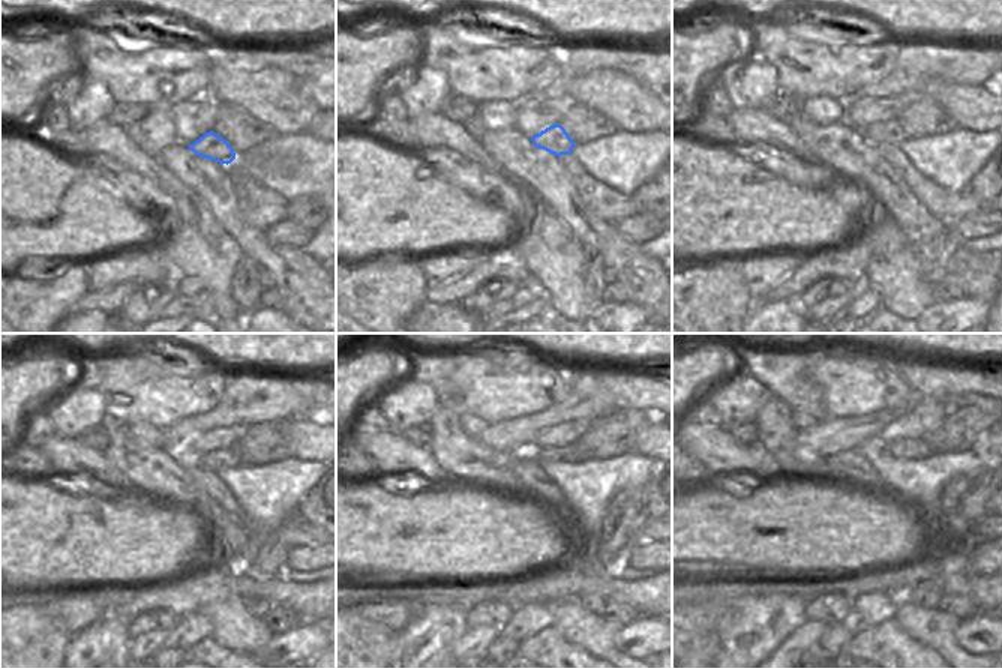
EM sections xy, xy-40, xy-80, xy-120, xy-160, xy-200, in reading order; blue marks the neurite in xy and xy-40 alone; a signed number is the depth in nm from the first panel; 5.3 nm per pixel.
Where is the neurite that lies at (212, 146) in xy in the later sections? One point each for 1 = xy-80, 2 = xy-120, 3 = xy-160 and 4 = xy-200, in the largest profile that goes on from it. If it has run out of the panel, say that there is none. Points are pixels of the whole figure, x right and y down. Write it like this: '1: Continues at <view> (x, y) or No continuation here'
1: Continues at xy-80 (890, 132)
2: Continues at xy-120 (218, 460)
3: Continues at xy-160 (572, 454)
4: Continues at xy-200 (905, 449).

